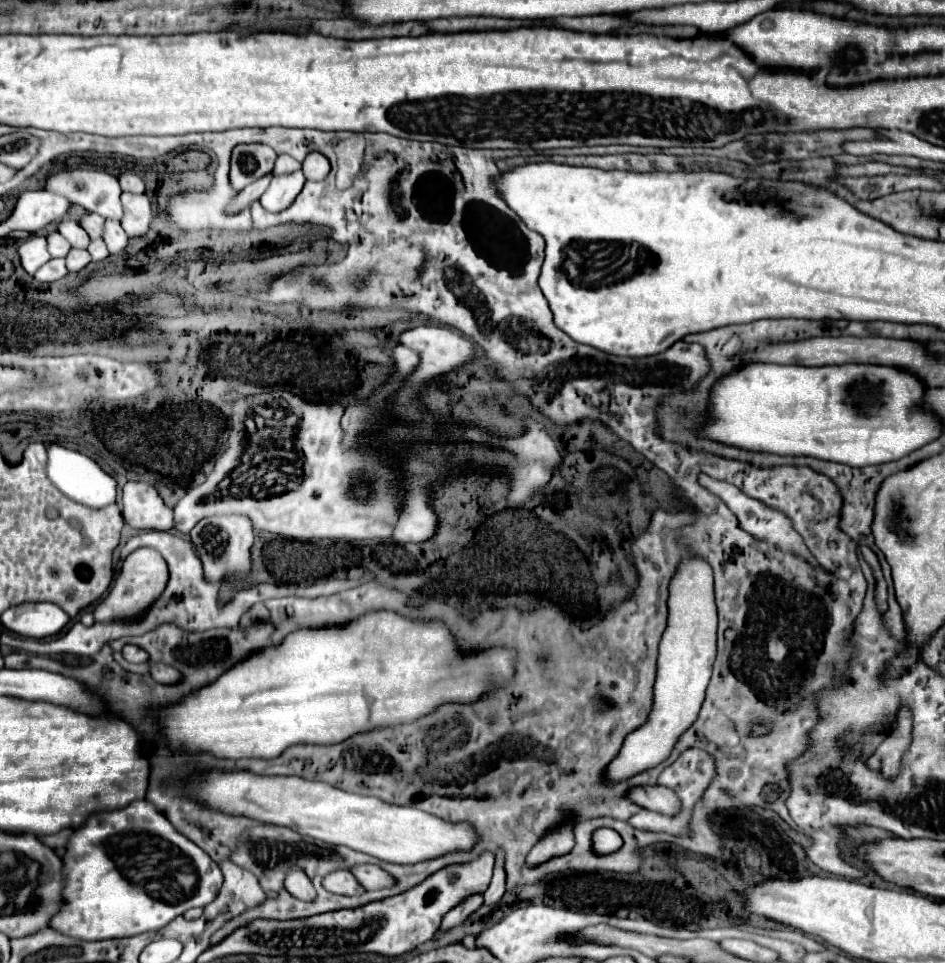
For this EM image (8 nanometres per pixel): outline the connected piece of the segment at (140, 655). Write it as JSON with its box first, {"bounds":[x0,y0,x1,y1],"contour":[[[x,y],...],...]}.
{"bounds":[123,646,149,664],"contour":[[[125,646],[125,648],[123,648],[123,658],[125,658],[127,662],[141,664],[141,662],[147,662],[147,660],[149,660],[149,654],[145,654],[145,650],[141,650],[139,646]]]}

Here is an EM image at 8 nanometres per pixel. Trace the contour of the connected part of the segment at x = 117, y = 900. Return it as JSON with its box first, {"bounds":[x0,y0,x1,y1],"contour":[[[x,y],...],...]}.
{"bounds":[49,800,223,940],"contour":[[[135,800],[119,810],[89,814],[89,818],[71,834],[65,846],[61,868],[61,904],[59,912],[53,914],[49,920],[49,928],[61,932],[63,936],[79,940],[125,938],[143,932],[155,932],[189,908],[207,906],[209,902],[213,902],[223,882],[217,862],[213,862],[201,848],[197,848],[193,842],[189,842],[189,838],[177,832],[165,818],[161,818],[161,826],[153,826],[153,832],[147,834],[143,824],[151,822],[157,814],[159,812],[149,800]]]}

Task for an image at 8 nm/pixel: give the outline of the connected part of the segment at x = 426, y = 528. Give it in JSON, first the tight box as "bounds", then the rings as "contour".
{"bounds":[393,488,439,544],"contour":[[[407,488],[407,502],[395,526],[393,540],[399,544],[423,544],[435,538],[437,528],[439,516],[429,506],[429,498],[417,488]]]}

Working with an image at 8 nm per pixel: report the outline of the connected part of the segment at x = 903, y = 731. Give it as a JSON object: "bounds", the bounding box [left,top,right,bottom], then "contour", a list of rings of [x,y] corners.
{"bounds":[869,708,911,778],"contour":[[[903,708],[899,712],[899,722],[897,722],[897,730],[891,732],[891,736],[887,736],[883,740],[883,744],[875,750],[875,754],[869,758],[869,768],[881,772],[885,778],[895,778],[899,772],[899,760],[903,756],[905,750],[905,736],[911,734],[911,712],[907,708]]]}

